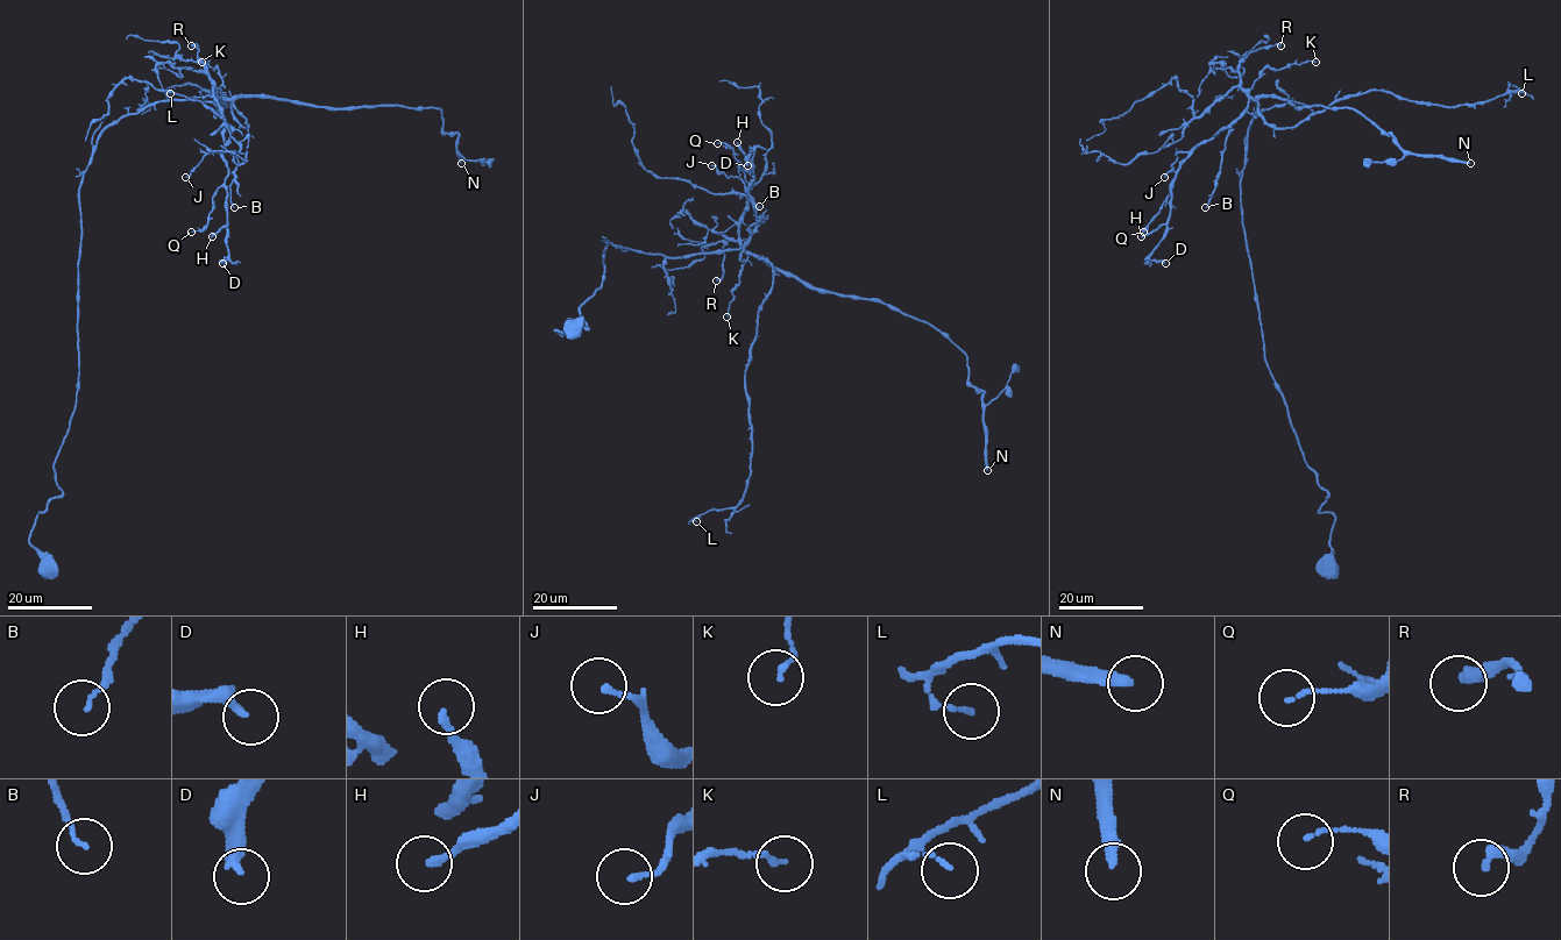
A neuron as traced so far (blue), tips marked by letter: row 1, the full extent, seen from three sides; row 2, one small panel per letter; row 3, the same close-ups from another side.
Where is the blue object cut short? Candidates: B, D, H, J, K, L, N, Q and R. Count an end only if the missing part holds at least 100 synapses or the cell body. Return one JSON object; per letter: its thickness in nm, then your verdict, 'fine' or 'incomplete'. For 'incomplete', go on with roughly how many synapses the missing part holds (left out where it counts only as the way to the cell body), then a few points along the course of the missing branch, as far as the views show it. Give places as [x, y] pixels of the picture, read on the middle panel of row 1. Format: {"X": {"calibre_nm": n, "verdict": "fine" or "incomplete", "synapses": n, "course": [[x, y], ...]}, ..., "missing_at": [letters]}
{"B": {"calibre_nm": 90, "verdict": "fine"}, "D": {"calibre_nm": 300, "verdict": "fine"}, "H": {"calibre_nm": 170, "verdict": "fine"}, "J": {"calibre_nm": 130, "verdict": "fine"}, "K": {"calibre_nm": 150, "verdict": "fine"}, "L": {"calibre_nm": 100, "verdict": "fine"}, "N": {"calibre_nm": 280, "verdict": "incomplete", "synapses": 160}, "Q": {"calibre_nm": 90, "verdict": "fine"}, "R": {"calibre_nm": 320, "verdict": "fine"}, "missing_at": ["N"]}

